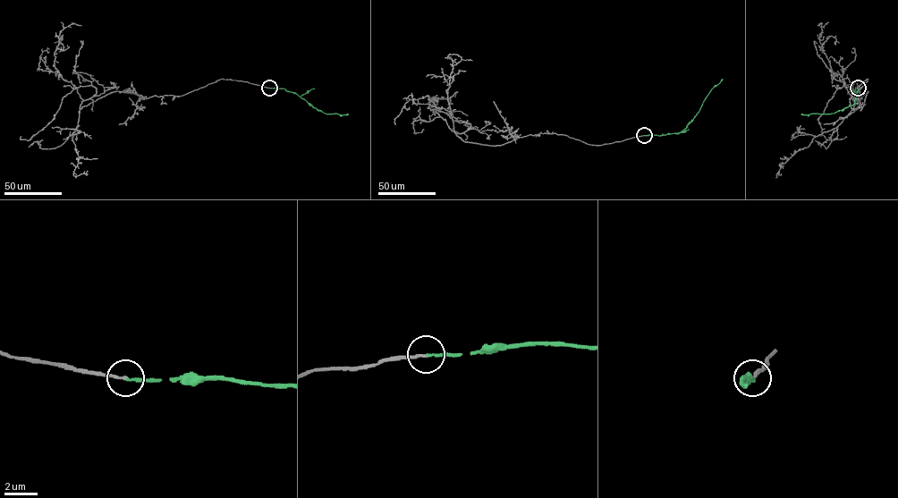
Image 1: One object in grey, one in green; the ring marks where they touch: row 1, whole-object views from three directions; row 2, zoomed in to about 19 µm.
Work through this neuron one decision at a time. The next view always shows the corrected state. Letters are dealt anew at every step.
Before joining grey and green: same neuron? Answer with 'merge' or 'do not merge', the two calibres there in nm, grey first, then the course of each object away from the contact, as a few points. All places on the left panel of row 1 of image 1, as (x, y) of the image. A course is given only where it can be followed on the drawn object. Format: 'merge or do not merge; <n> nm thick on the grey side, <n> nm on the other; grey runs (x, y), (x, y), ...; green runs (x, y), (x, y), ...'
merge; 150 nm thick on the grey side, 150 nm on the other; grey runs (269, 88), (221, 79), (181, 96), (111, 92), (80, 109), (96, 88), (80, 86), (29, 140), (21, 136); green runs (269, 88), (294, 92), (326, 113), (348, 113)

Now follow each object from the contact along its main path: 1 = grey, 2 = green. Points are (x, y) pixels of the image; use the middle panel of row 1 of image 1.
1: (644, 135), (465, 142), (454, 131), (470, 124), (426, 96), (410, 99), (395, 123)
2: (644, 135), (682, 132), (710, 90), (722, 79)

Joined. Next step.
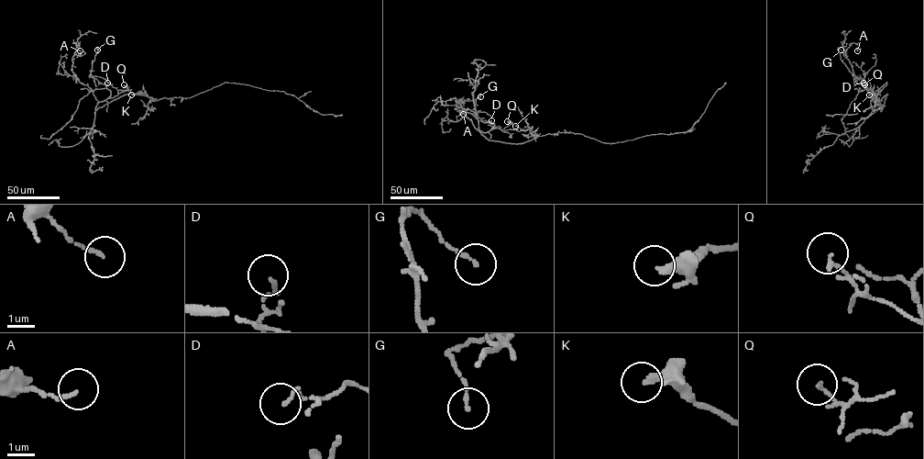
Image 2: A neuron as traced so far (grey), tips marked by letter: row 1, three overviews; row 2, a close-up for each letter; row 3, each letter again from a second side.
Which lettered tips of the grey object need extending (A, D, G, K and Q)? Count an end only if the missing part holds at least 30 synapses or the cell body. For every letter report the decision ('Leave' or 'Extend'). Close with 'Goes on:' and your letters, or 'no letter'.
A: Leave
D: Leave
G: Leave
K: Leave
Q: Leave
Goes on: no letter

